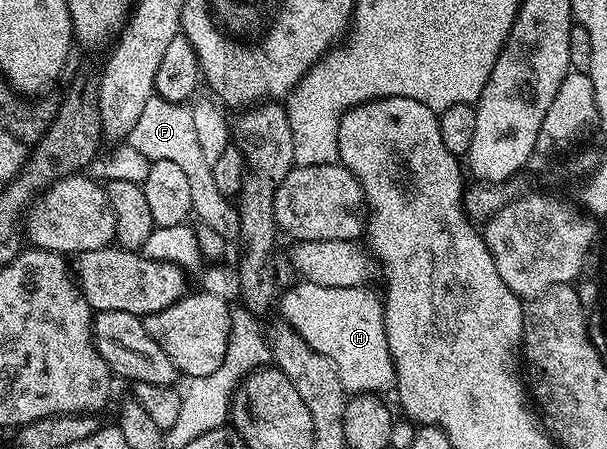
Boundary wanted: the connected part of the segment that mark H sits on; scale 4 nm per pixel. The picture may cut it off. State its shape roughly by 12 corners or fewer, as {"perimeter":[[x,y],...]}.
{"perimeter":[[297,281],[284,322],[349,393],[392,392],[373,289]]}

